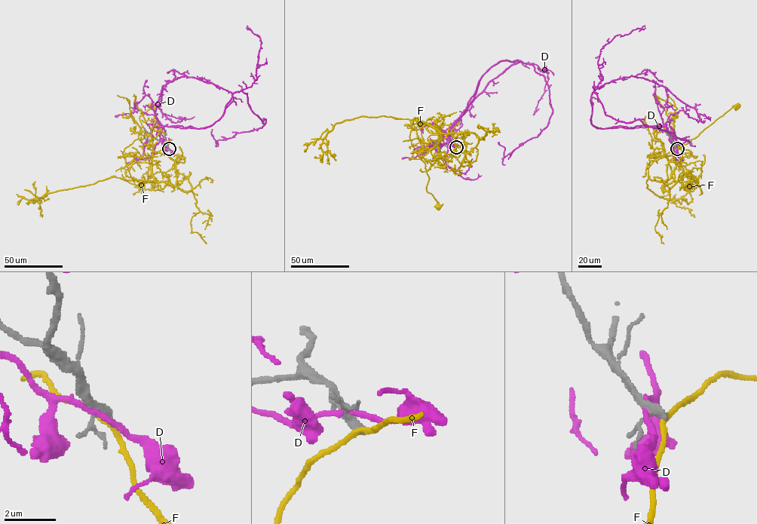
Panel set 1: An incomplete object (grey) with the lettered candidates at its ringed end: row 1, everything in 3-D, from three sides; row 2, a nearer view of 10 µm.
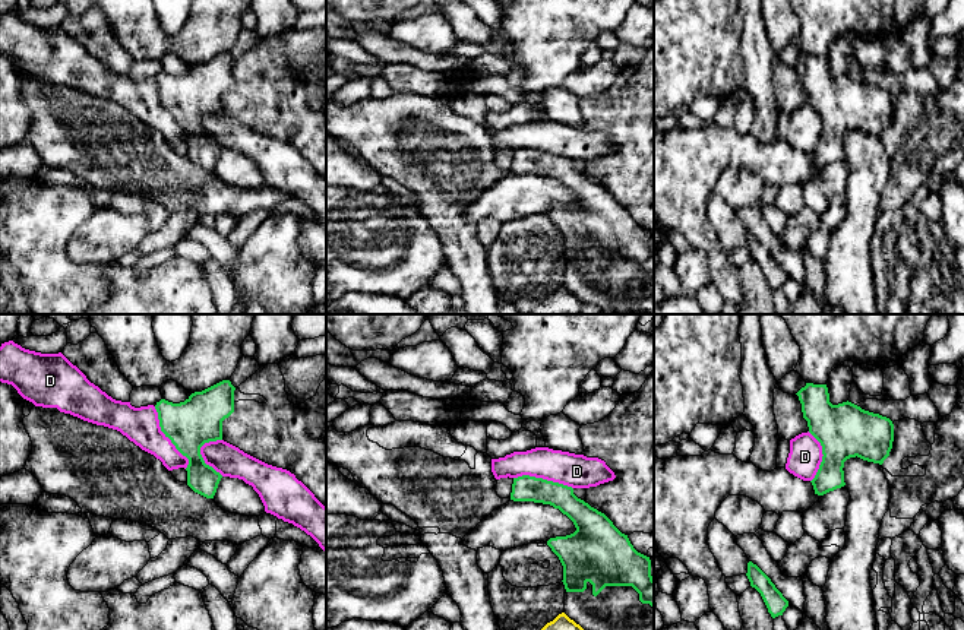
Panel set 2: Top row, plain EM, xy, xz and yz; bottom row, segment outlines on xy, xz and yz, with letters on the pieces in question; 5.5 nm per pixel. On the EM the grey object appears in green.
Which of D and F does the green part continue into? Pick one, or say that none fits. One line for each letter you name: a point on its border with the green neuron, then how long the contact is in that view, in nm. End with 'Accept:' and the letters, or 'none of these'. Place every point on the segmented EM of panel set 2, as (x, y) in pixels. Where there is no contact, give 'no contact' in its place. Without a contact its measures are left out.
Accept: none of these

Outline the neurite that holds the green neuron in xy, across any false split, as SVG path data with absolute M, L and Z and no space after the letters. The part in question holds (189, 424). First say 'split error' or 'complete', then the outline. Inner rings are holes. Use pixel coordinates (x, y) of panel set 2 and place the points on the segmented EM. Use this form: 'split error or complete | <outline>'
complete | M222 380L184 402L161 399L155 405L161 431L189 459L187 485L206 498L214 498L222 475L205 463L200 447L222 440L222 421L234 412L234 390L230 380Z

